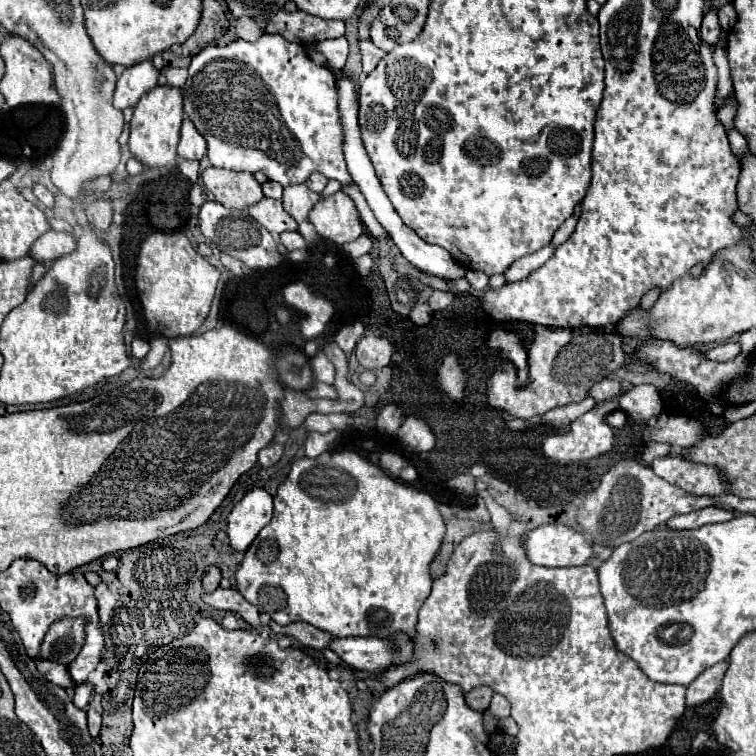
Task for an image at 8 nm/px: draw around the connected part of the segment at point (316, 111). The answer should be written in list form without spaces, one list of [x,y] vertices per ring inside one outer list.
[[[264,34],[260,40],[256,42],[246,42],[246,40],[234,40],[226,46],[206,46],[204,50],[200,50],[194,58],[192,64],[188,68],[190,76],[188,82],[184,86],[184,112],[188,114],[188,118],[194,122],[194,126],[198,128],[198,132],[206,138],[208,142],[208,158],[210,164],[216,168],[228,168],[228,170],[246,170],[246,172],[264,172],[270,180],[282,184],[282,186],[290,186],[290,184],[302,184],[314,170],[322,172],[326,178],[336,178],[342,186],[352,186],[352,178],[346,170],[346,162],[344,162],[344,154],[342,154],[342,128],[340,128],[340,120],[338,120],[338,104],[336,104],[336,76],[332,70],[324,68],[324,66],[316,66],[304,52],[302,46],[294,46],[294,42],[286,42],[286,38],[278,38],[278,34]]]

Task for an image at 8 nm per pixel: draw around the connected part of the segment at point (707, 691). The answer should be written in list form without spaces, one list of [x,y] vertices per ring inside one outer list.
[[[718,662],[716,666],[704,670],[698,678],[698,682],[692,682],[686,690],[686,704],[696,706],[706,700],[710,700],[722,686],[722,676],[728,668],[728,662]]]

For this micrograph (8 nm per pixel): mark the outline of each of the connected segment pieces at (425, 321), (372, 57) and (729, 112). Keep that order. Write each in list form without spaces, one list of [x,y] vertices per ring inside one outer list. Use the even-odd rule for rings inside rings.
[[[418,304],[418,306],[414,306],[412,312],[410,312],[410,320],[417,326],[428,325],[432,321],[432,318],[433,311],[428,304]]]
[[[370,40],[360,42],[360,52],[362,52],[362,70],[364,70],[364,74],[370,74],[376,68],[376,64],[382,60],[382,56],[386,54],[384,50],[376,48]]]
[[[730,96],[730,98],[726,98],[724,106],[718,110],[718,120],[726,126],[726,130],[734,126],[732,122],[734,122],[734,114],[736,114],[736,110],[738,110],[738,108],[736,108],[736,104],[738,104],[738,102],[736,102],[736,98],[734,98],[734,96]]]

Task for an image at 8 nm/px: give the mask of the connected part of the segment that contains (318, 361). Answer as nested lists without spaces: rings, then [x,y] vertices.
[[[318,352],[318,354],[310,360],[310,366],[312,366],[314,378],[316,378],[318,382],[334,384],[334,364],[326,358],[324,352]]]

